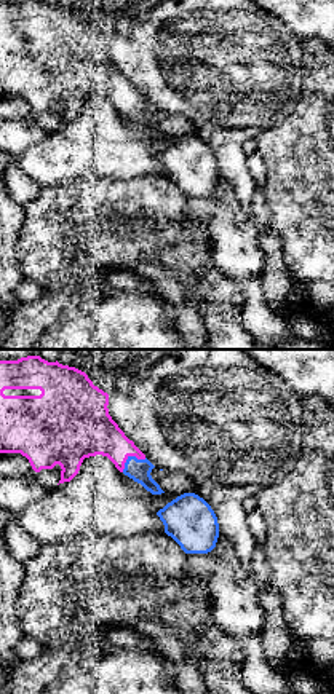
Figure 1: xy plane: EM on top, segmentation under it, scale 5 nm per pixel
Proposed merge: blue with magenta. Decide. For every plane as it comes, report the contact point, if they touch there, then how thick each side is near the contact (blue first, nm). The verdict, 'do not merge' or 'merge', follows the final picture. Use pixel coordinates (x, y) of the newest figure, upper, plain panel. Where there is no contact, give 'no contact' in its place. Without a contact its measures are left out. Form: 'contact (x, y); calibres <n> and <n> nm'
contact (130, 99); calibres 110 and 260 nm

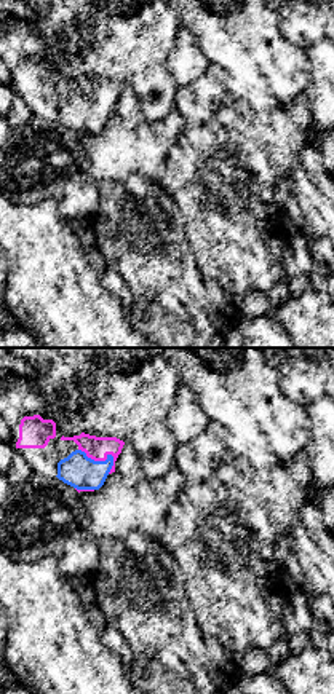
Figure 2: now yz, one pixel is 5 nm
contact (103, 104); calibres 170 and 120 nm

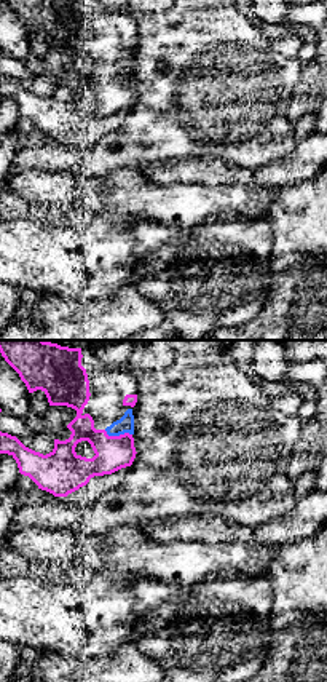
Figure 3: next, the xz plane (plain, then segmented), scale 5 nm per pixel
contact (118, 77); calibres 80 and 180 nm

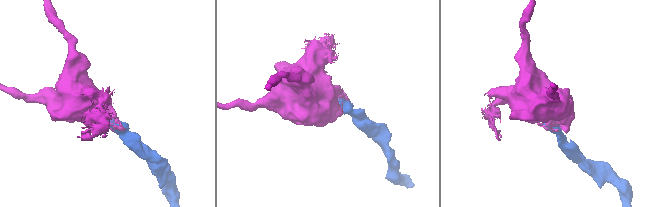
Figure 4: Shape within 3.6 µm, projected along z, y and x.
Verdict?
merge

